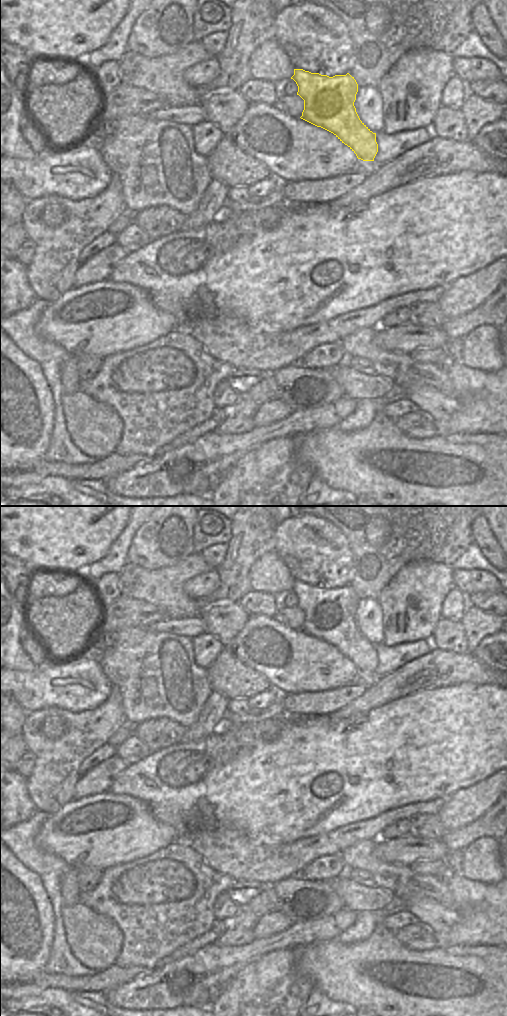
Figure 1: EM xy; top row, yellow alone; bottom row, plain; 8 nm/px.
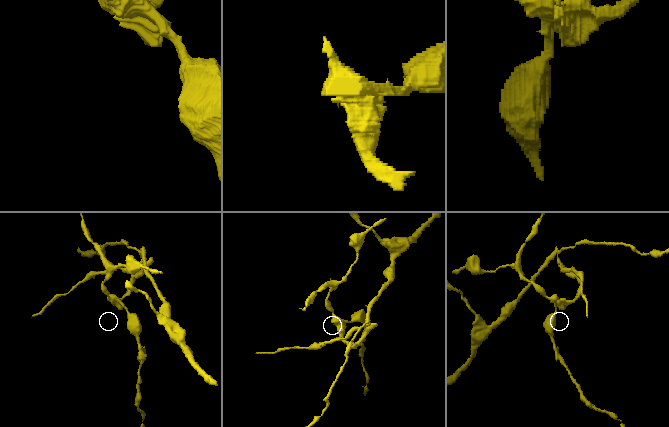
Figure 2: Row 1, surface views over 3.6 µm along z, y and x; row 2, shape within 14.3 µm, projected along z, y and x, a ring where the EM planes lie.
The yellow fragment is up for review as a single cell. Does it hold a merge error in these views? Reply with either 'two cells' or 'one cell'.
two cells

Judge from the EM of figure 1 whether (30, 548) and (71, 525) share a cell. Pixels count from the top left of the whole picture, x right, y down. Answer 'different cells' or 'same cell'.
same cell

